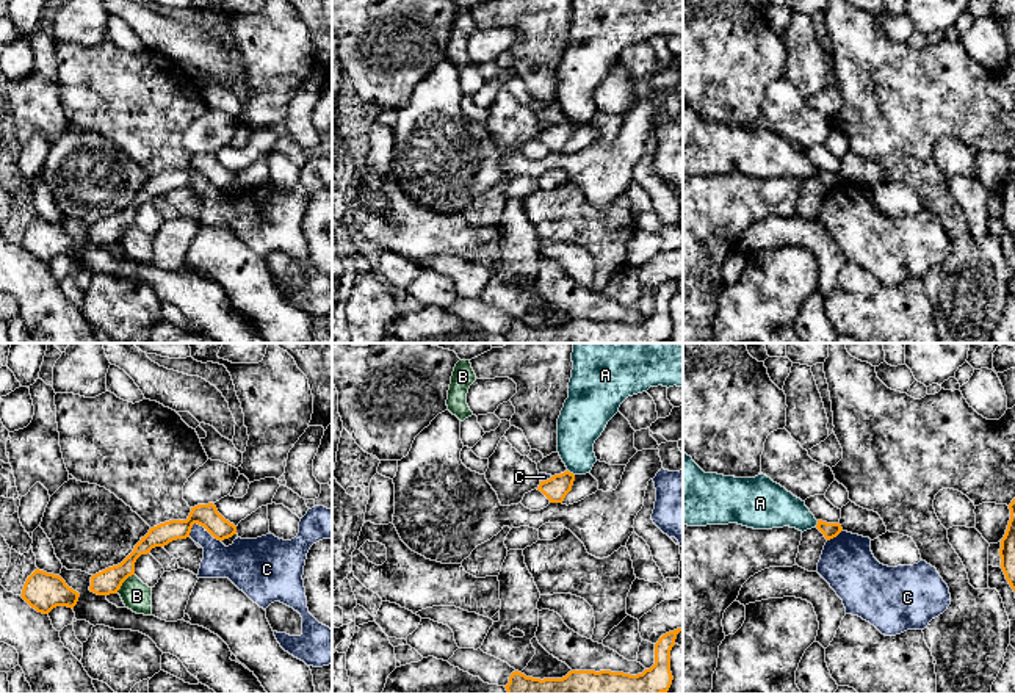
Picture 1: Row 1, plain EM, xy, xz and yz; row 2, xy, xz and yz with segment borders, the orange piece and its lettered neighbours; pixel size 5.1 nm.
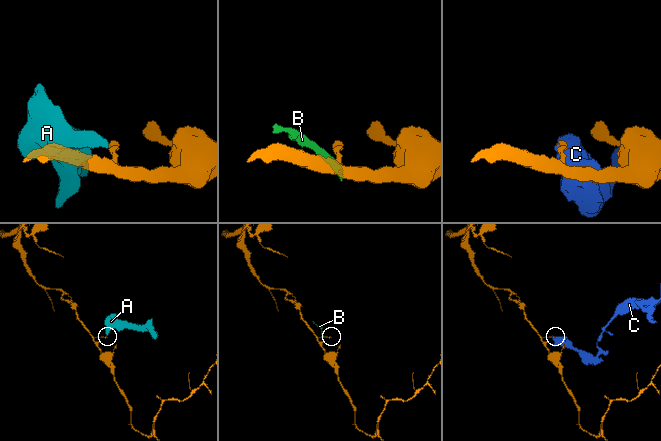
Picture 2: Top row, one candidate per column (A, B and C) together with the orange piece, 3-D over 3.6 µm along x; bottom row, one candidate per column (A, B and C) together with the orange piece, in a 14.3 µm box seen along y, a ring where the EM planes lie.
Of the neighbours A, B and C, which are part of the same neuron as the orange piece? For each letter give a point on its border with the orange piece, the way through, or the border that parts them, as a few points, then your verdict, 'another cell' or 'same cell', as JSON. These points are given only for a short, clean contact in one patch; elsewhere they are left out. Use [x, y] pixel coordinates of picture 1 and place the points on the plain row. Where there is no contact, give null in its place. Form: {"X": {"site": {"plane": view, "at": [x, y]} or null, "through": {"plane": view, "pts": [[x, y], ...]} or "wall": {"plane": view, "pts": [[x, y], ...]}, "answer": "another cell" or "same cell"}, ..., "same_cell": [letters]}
{"A": {"site": {"plane": "xz", "at": [569, 121]}, "wall": {"plane": "xz", "pts": [[567, 118], [574, 124]]}, "answer": "another cell"}, "B": {"site": {"plane": "xy", "at": [124, 229]}, "wall": {"plane": "xy", "pts": [[133, 223], [116, 240]]}, "answer": "another cell"}, "C": {"site": {"plane": "xy", "at": [205, 177]}, "wall": {"plane": "xy", "pts": [[190, 177], [195, 173], [202, 174], [220, 190]]}, "answer": "another cell"}, "same_cell": []}

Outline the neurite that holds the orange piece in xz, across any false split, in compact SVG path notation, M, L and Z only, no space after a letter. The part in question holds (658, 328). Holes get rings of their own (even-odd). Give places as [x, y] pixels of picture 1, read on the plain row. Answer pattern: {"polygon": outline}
{"polygon": "M683 277L669 280L655 293L655 313L642 323L570 320L562 327L533 327L515 320L504 335L508 343L663 343L672 334L670 299Z"}

